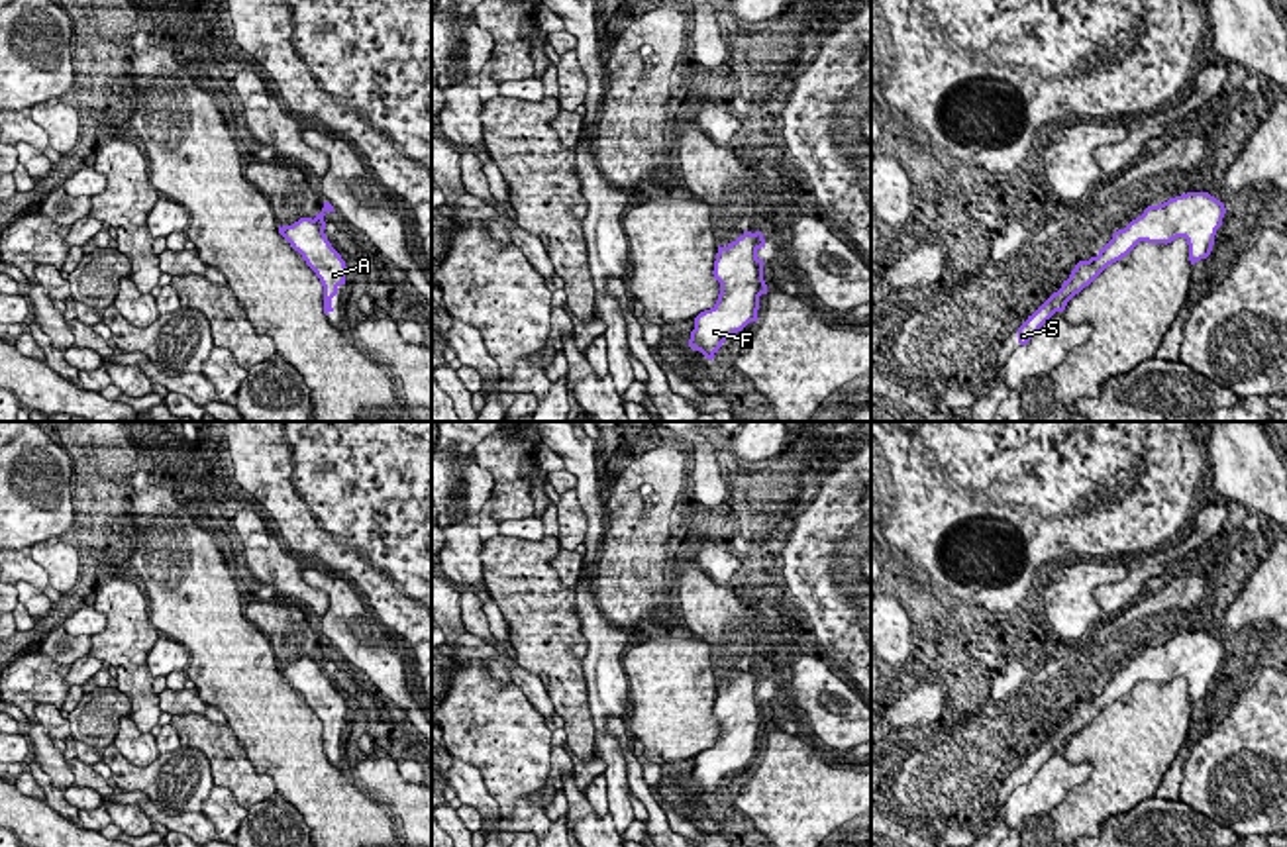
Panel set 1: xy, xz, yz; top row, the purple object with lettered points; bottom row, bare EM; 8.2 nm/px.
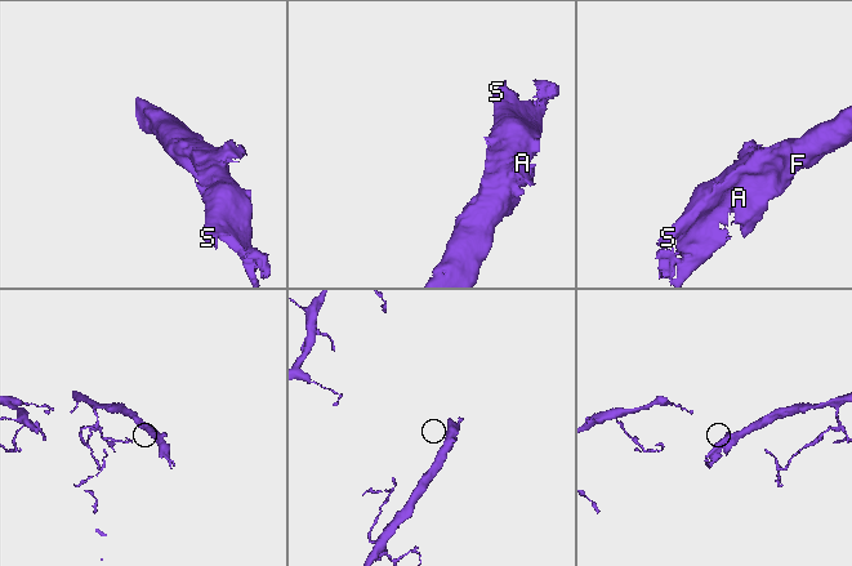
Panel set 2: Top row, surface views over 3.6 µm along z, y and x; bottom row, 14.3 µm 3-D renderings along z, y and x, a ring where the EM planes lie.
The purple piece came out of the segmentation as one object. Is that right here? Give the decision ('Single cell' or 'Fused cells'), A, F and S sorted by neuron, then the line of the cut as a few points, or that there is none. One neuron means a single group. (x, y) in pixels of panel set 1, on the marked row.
Single cell. Groups: A F S. No split

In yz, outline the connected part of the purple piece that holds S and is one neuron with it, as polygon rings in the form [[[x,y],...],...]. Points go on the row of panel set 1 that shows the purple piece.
[[[1187,192],[1163,204],[1148,206],[1124,229],[1114,231],[1097,257],[1075,265],[1061,288],[1018,327],[1018,343],[1026,345],[1055,312],[1063,312],[1075,294],[1089,286],[1108,265],[1126,257],[1140,241],[1167,245],[1177,237],[1185,237],[1191,265],[1207,259],[1224,214],[1224,204],[1209,192]]]

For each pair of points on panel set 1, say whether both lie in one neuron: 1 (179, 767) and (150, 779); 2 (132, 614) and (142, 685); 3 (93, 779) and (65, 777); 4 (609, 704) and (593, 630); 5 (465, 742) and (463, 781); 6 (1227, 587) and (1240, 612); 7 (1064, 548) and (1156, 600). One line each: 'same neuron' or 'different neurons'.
1: same neuron
2: same neuron
3: different neurons
4: same neuron
5: different neurons
6: different neurons
7: different neurons

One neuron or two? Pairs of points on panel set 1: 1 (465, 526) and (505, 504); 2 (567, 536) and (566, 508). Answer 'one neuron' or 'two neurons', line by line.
1: two neurons
2: one neuron

